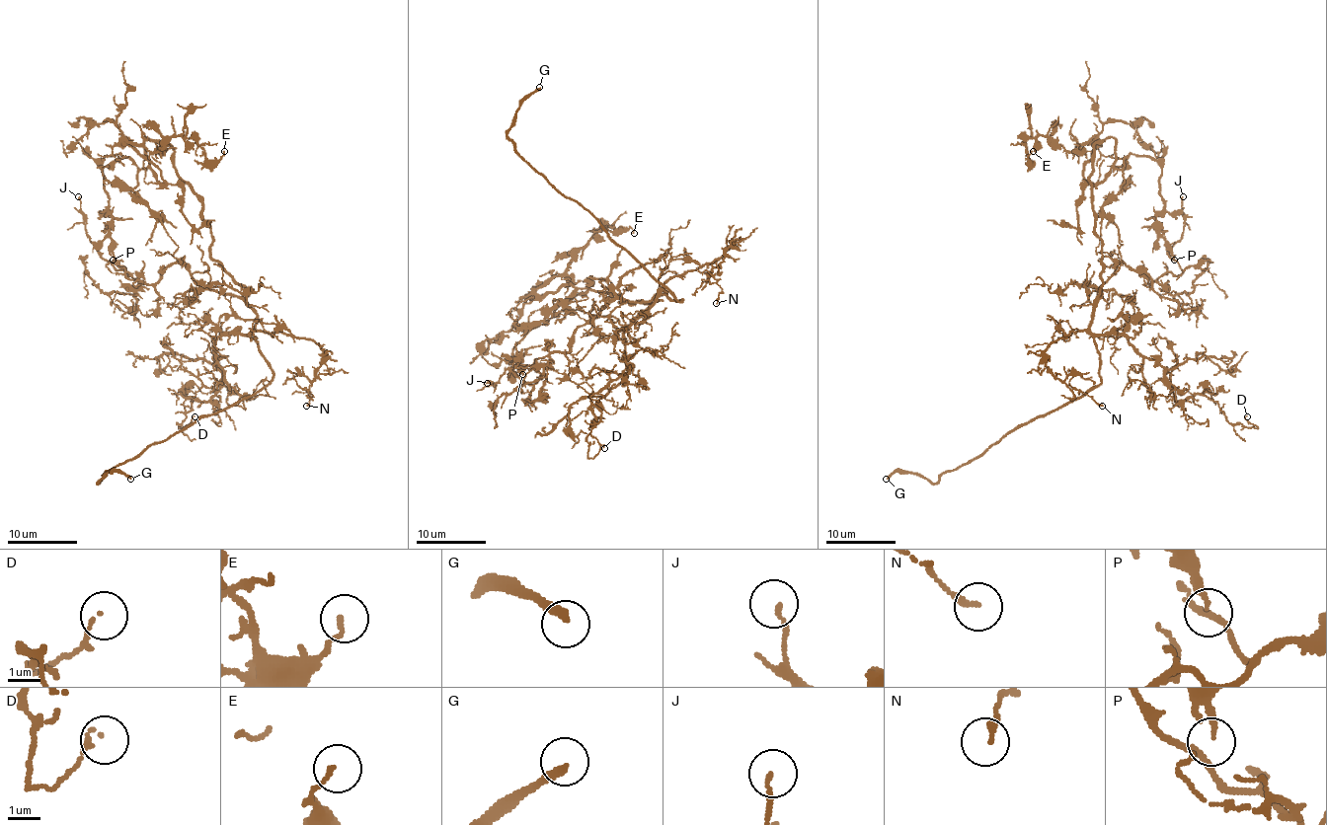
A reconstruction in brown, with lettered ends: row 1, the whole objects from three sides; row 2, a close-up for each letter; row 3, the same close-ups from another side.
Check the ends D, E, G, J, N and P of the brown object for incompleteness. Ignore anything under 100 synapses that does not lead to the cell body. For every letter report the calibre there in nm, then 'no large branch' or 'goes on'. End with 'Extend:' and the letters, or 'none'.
D: 90 nm | no large branch
E: 120 nm | no large branch
G: 280 nm | goes on
J: 120 nm | no large branch
N: 200 nm | no large branch
P: 120 nm | no large branch
Extend: G

